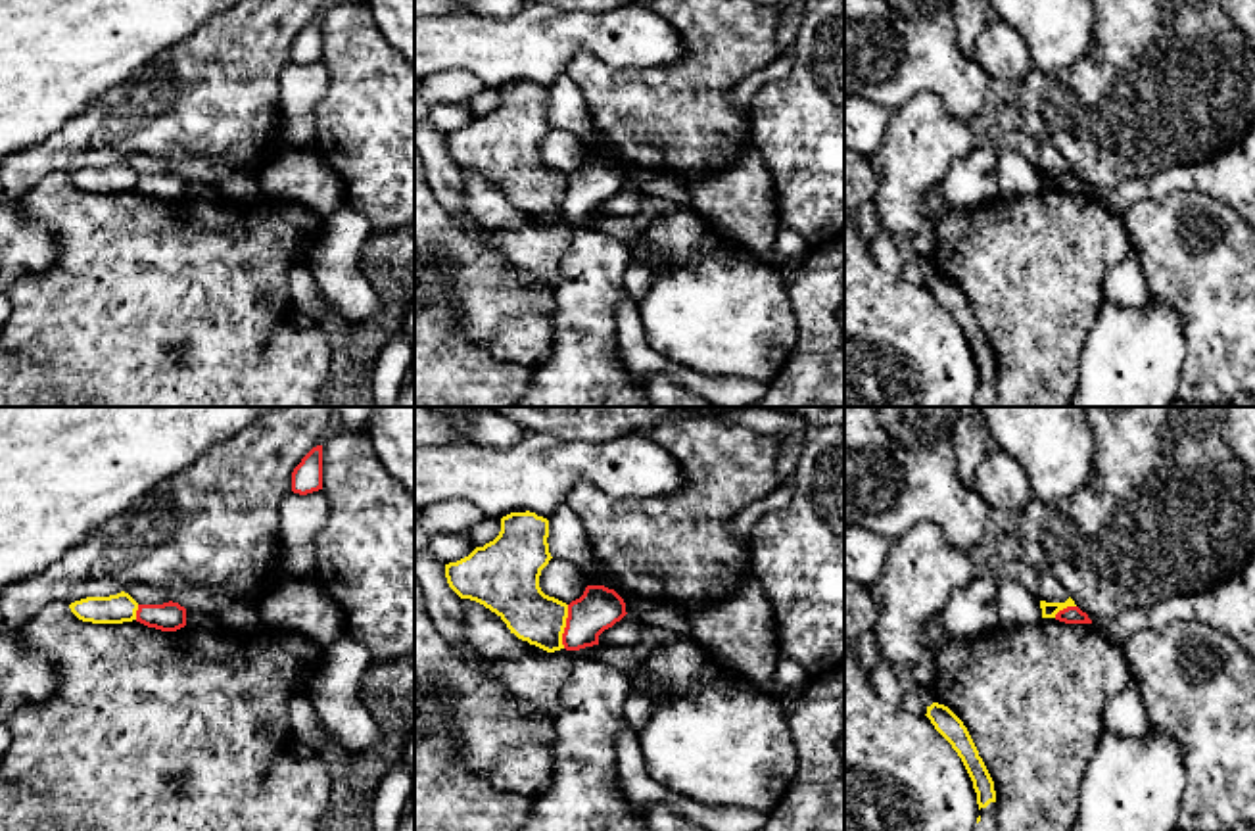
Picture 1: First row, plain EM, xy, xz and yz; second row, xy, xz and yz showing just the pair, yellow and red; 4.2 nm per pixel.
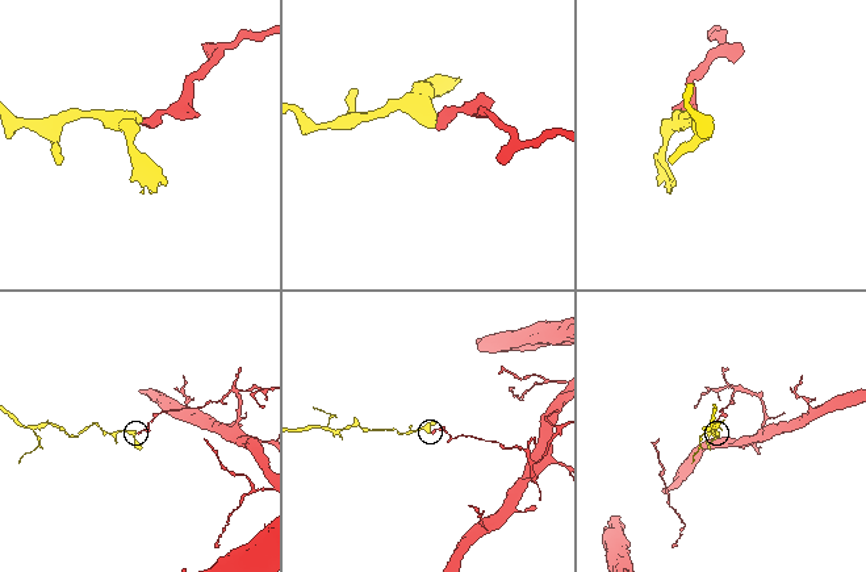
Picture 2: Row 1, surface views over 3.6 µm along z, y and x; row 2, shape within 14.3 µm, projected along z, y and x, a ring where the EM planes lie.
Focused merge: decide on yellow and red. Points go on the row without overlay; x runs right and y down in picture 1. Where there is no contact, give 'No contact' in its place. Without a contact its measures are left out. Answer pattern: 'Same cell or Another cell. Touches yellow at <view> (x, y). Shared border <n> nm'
Another cell. Touches yellow at xz (565, 196). Shared border 190 nm

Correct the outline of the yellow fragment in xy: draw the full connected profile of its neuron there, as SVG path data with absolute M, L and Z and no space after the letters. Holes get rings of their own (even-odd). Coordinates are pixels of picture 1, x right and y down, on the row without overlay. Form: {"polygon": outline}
{"polygon": "M125 161L109 167L86 167L69 175L71 182L92 194L123 194L136 190L138 173Z"}

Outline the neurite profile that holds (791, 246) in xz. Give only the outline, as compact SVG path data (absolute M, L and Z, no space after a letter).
M779 230L775 249L787 263L800 261L810 251L804 238L794 230Z

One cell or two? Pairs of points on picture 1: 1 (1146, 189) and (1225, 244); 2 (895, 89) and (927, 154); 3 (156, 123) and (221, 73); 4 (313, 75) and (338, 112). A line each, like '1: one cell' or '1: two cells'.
1: two cells
2: two cells
3: one cell
4: two cells

